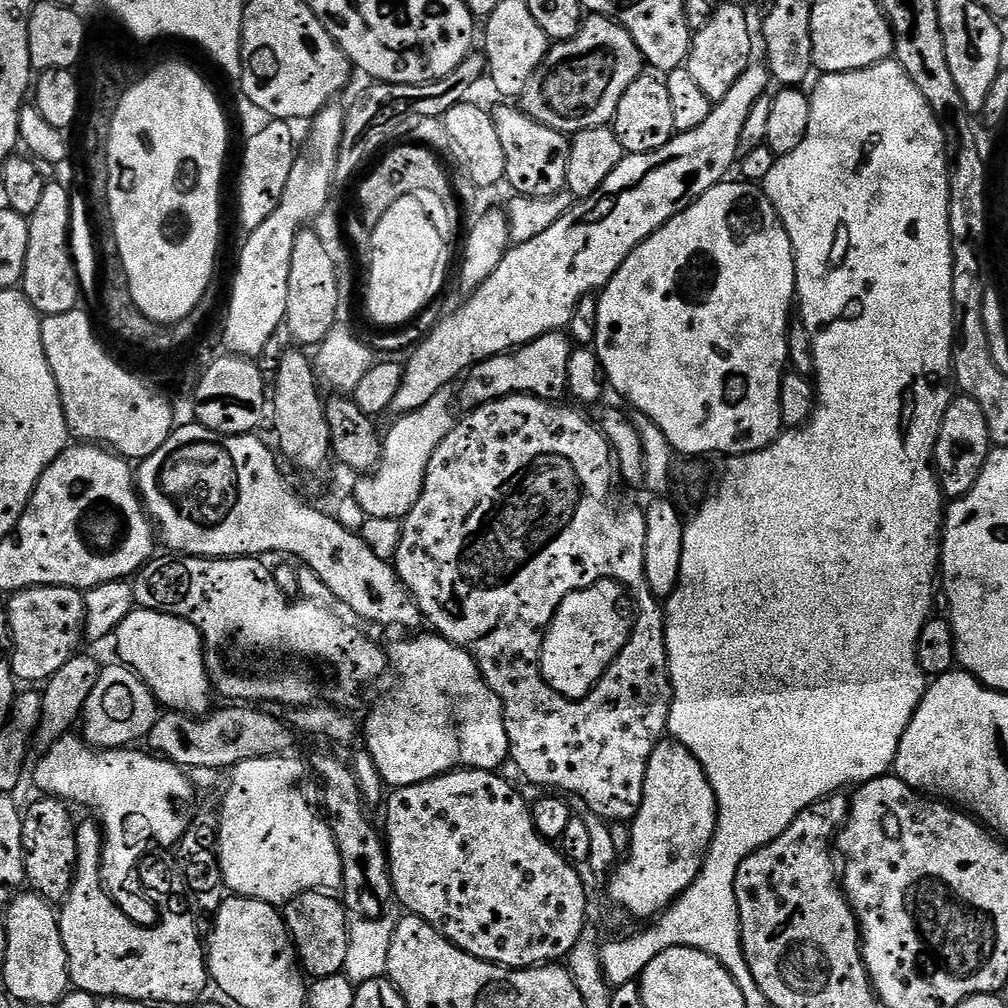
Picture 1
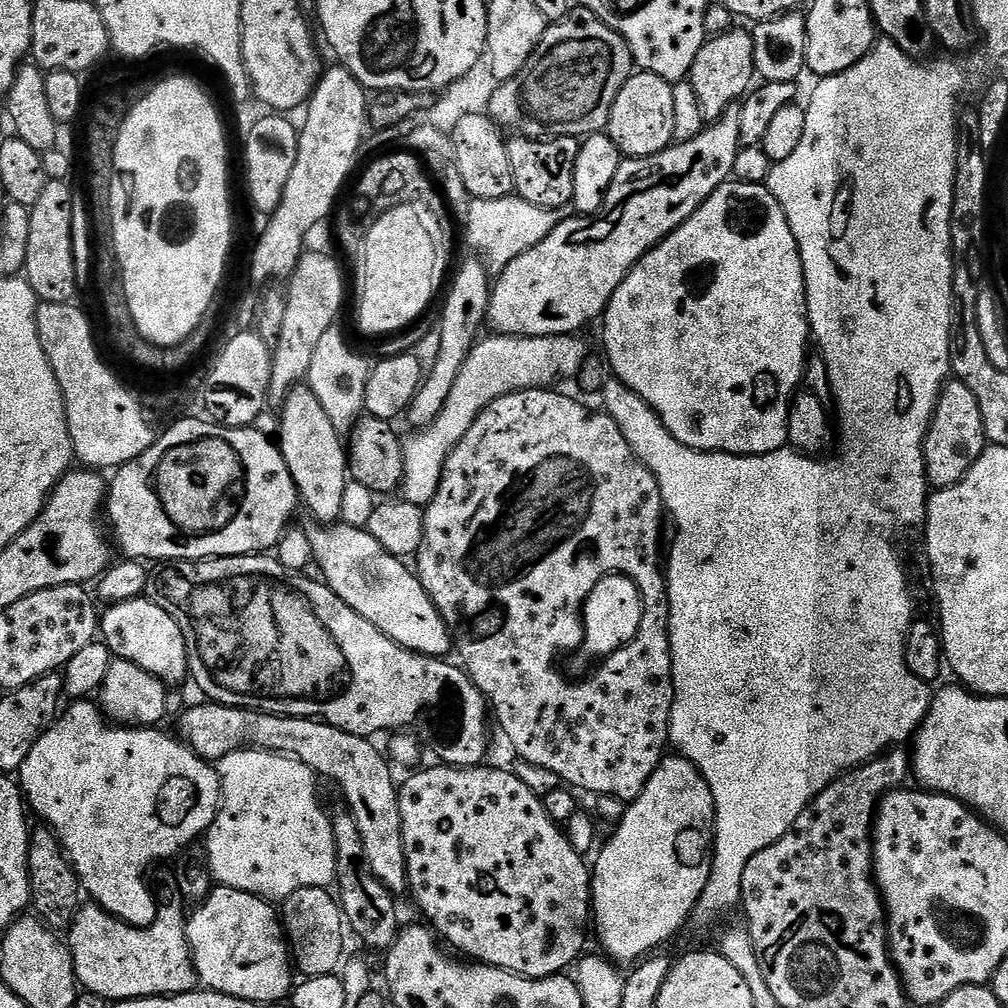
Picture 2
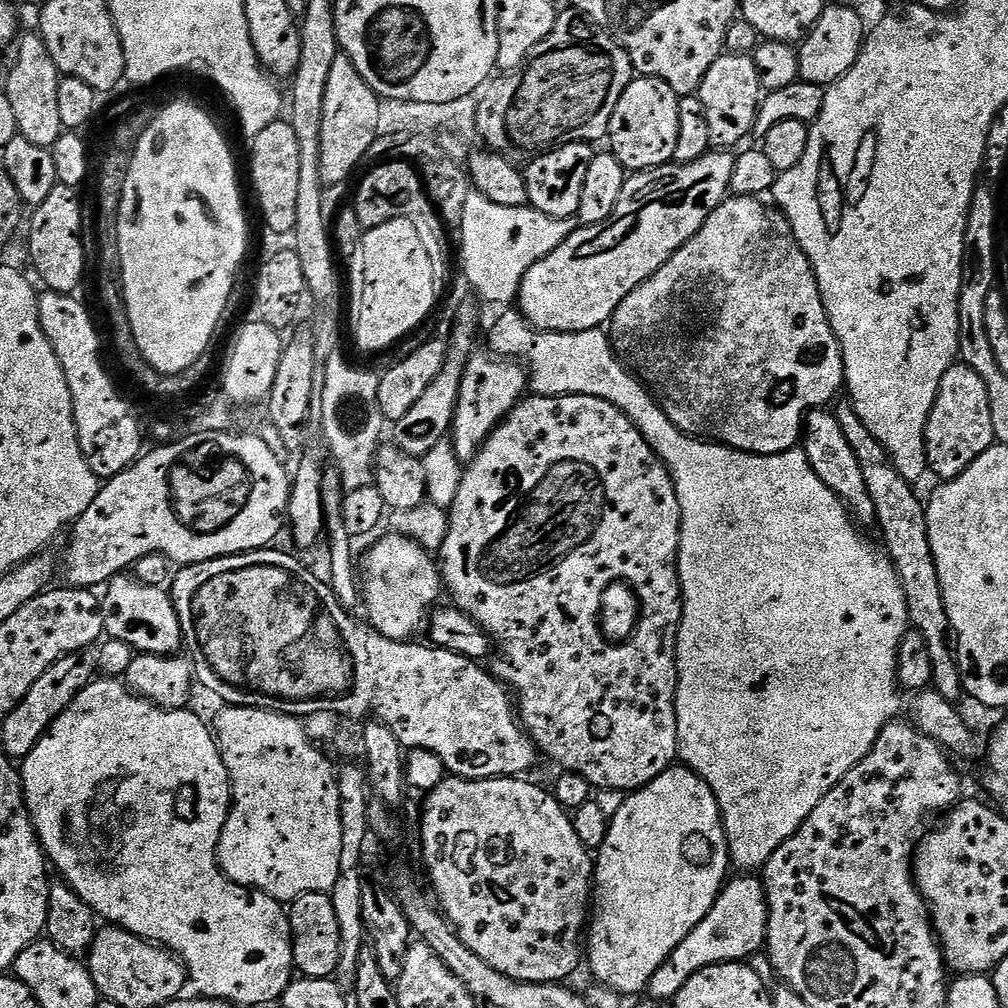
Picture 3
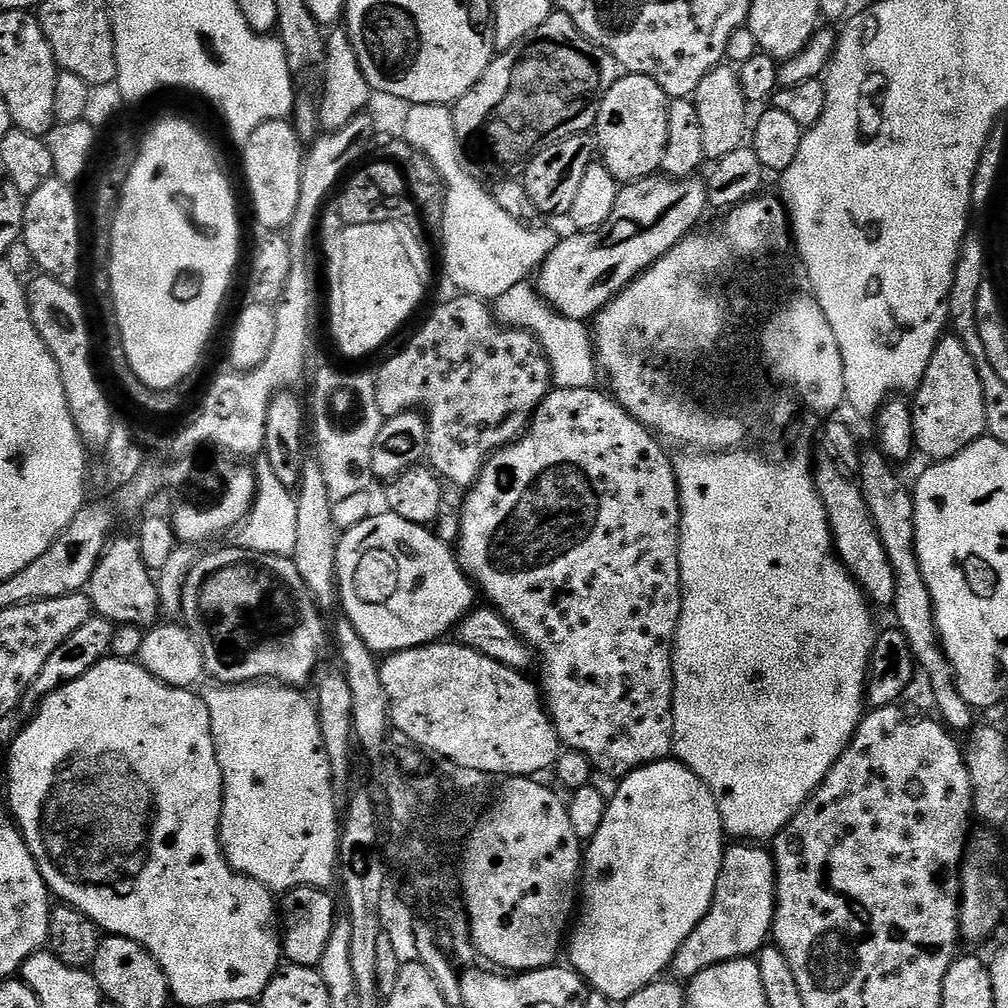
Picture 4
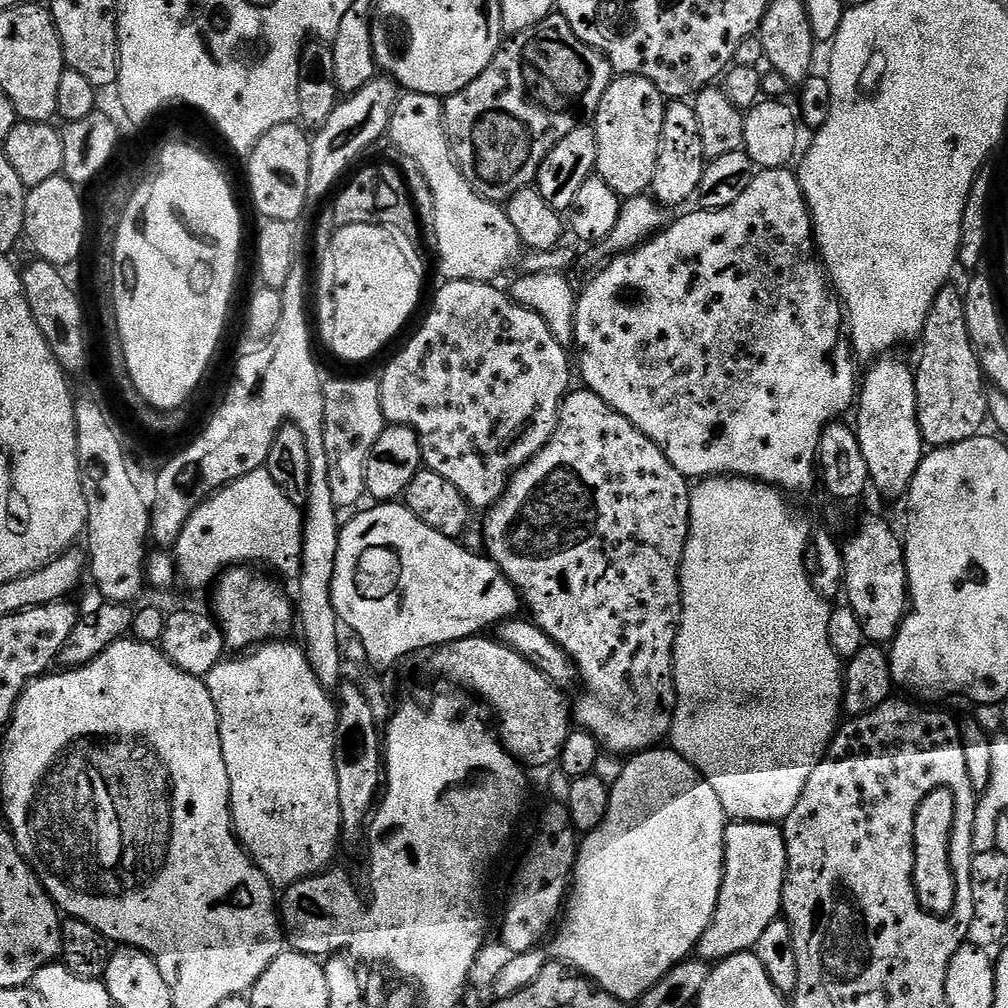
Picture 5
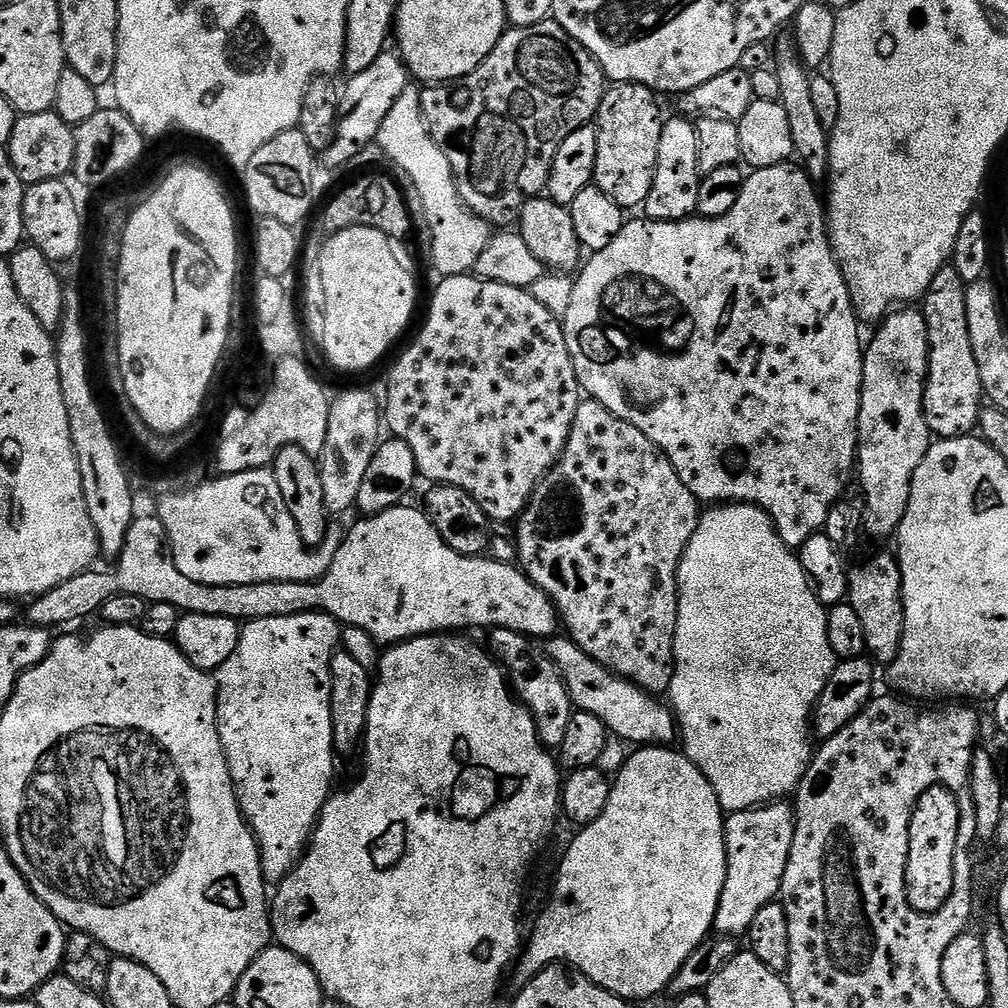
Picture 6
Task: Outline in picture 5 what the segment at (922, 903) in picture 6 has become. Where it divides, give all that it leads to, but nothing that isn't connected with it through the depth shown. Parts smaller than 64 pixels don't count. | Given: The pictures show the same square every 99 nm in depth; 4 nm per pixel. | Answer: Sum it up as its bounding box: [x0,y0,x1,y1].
[912,788,957,916]

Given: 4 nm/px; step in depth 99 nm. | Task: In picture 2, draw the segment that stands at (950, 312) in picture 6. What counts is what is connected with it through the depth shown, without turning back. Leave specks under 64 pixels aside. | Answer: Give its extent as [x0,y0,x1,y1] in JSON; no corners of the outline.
[924,379,986,489]

